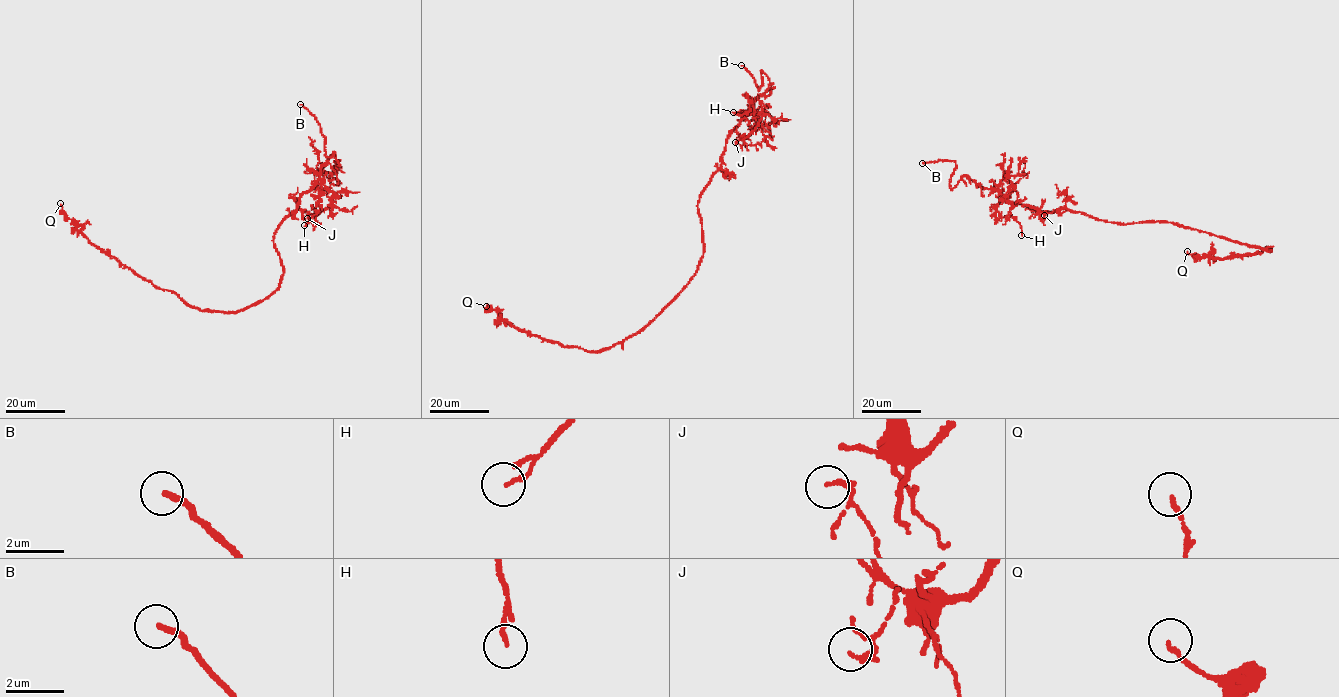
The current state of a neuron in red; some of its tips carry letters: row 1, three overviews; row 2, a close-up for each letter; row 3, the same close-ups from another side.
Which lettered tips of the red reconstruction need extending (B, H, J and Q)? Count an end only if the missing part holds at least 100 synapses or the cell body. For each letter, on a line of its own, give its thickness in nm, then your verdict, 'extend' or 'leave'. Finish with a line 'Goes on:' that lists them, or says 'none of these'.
B: calibre 190 nm; extend
H: calibre 130 nm; leave
J: calibre 160 nm; leave
Q: calibre 140 nm; leave
Goes on: B

